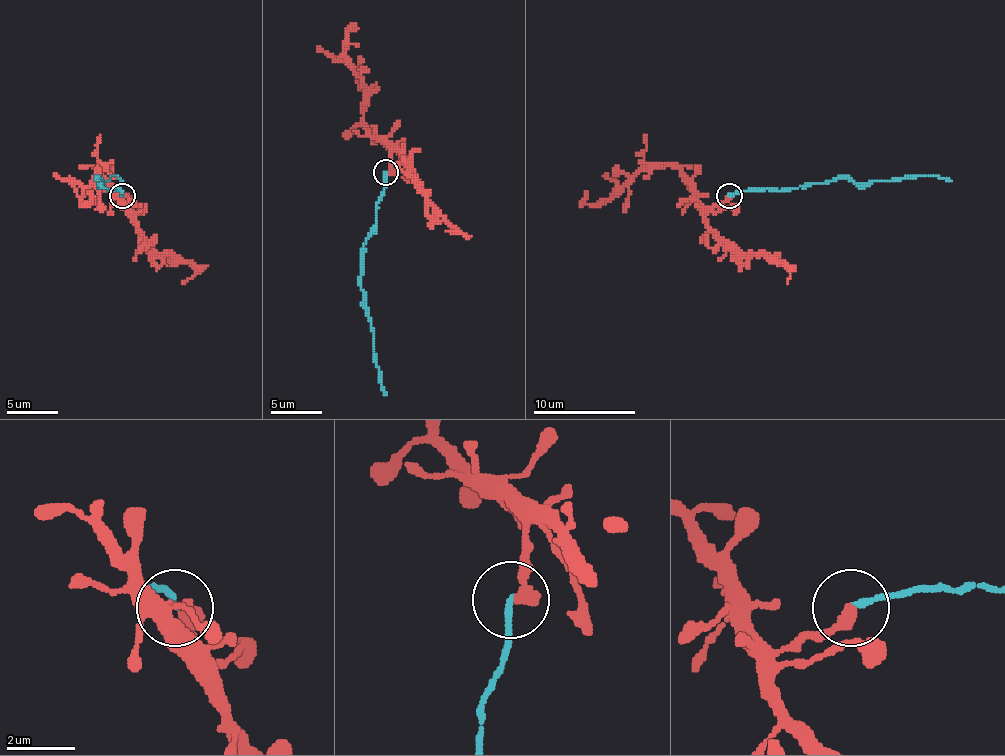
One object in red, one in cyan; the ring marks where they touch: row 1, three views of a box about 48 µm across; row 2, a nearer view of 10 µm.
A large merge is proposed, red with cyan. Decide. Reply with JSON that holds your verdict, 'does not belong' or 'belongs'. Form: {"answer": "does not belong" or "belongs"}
{"answer": "does not belong"}

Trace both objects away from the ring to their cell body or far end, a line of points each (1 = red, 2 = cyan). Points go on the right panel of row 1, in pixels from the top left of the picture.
1: (728, 196), (703, 206), (697, 191), (674, 165), (641, 168), (610, 199), (587, 204), (584, 199), (587, 191)
2: (728, 196), (762, 188), (787, 191), (838, 178), (872, 183), (939, 176), (951, 181)

